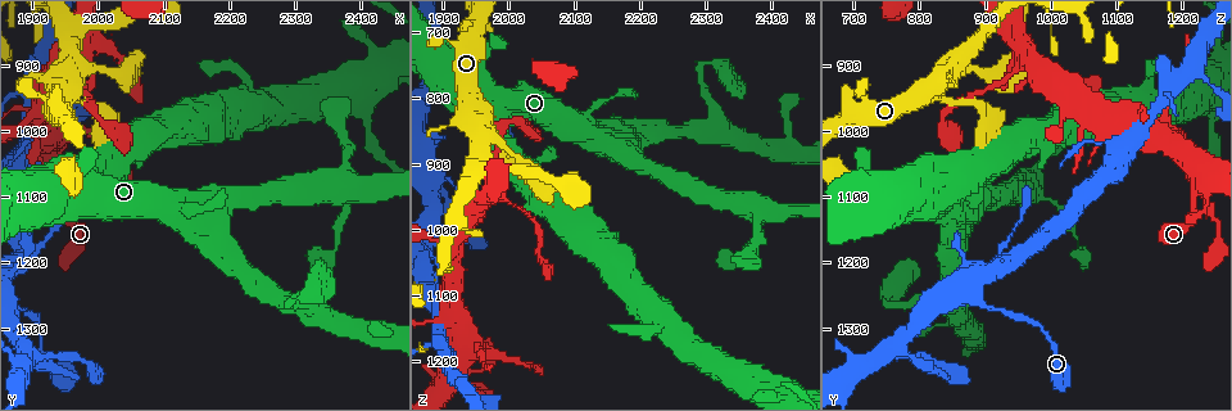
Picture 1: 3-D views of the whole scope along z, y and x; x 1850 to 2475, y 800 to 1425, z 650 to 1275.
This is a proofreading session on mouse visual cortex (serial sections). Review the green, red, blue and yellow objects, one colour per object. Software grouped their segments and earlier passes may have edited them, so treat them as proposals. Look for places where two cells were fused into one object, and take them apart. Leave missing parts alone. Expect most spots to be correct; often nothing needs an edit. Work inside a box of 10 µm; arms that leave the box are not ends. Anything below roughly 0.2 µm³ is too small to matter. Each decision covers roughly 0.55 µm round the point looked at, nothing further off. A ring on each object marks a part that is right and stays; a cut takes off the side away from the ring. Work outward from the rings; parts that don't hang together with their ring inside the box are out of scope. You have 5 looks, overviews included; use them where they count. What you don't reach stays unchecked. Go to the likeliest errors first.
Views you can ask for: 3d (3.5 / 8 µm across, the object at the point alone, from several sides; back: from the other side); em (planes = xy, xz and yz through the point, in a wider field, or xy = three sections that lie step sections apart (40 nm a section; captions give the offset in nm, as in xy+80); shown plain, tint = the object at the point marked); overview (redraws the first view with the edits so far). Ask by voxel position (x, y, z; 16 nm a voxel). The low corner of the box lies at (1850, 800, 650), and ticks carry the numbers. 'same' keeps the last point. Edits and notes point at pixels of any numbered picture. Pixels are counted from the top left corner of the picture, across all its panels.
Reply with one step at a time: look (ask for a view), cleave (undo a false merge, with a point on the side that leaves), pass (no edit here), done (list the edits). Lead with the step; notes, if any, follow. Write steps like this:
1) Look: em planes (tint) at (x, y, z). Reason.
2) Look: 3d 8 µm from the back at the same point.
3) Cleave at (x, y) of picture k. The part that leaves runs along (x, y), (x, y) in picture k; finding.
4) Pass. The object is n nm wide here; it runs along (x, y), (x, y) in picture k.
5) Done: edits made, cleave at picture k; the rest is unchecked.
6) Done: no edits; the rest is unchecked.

Look: 3d 3.5 µm at (1955, 845, 895). Side arm on a straight run.

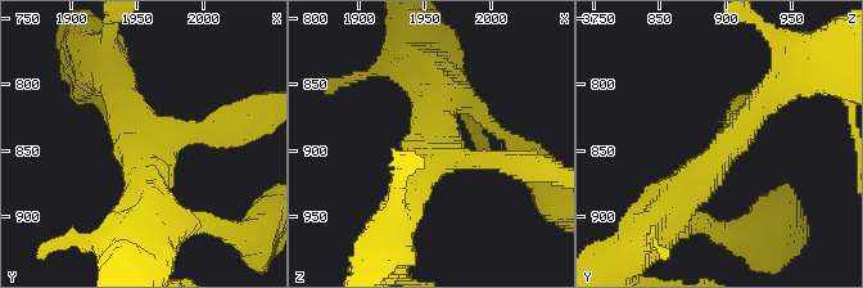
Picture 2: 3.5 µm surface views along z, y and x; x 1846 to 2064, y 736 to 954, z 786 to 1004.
Look: em planes (tint) at (1954, 848, 900). 3 arms meet here; the arms are 250, 350, 500 nm wide; now the EM.

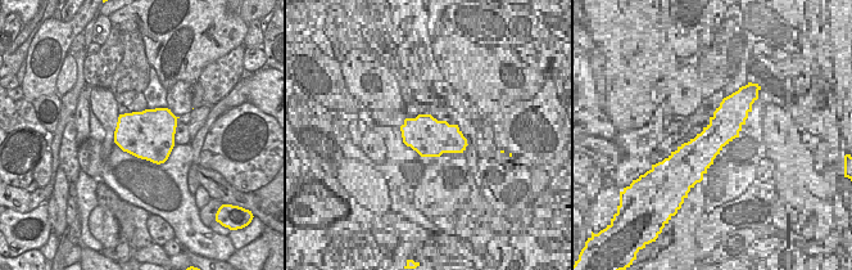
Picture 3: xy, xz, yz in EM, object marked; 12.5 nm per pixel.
Pass. It runs along (664, 212), (733, 142), (737, 126) in picture 2; all the same cell.

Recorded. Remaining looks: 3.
Look: 3d 3.5 µm at (2155, 1130, 865). Calibre changes.

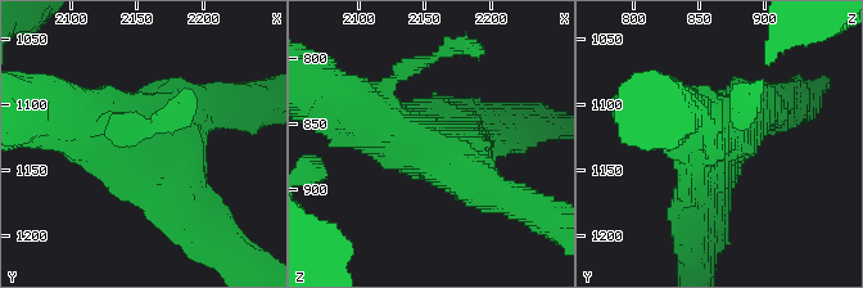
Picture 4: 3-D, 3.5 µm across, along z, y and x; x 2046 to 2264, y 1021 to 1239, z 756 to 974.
Look: em xy step 1 (tint) at (2156, 1126, 866). Now the EM.

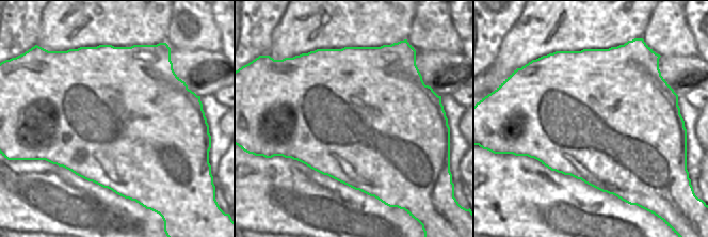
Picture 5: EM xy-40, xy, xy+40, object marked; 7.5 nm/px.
Look: em xy step 5 (tint) at the same point. Cut it another way.

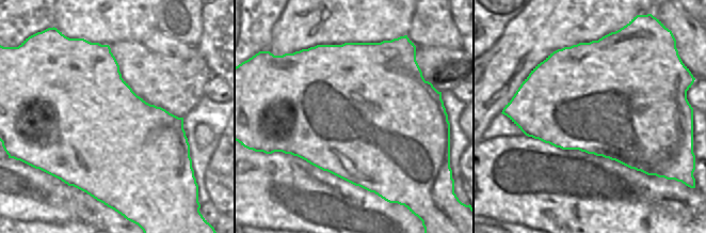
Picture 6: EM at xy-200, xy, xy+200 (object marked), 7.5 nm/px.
Pass. It runs along (72, 118), (147, 142), (179, 212) in picture 4; all the same cell.

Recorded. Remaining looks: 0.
Done: no edits; the rest is unchecked.

